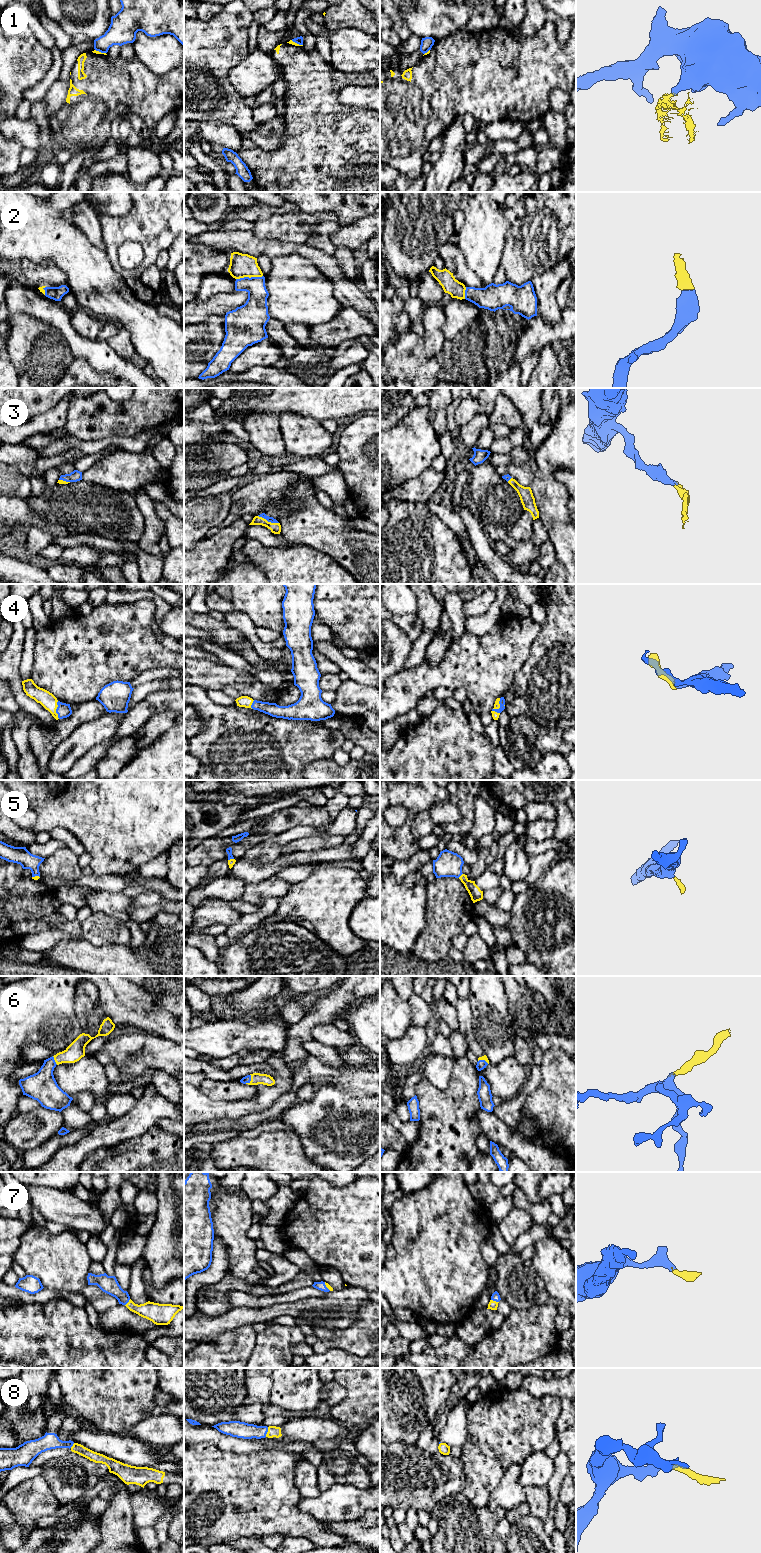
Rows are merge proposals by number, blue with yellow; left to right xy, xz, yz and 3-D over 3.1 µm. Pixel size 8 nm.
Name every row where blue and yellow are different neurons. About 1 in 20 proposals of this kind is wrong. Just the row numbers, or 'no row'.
1

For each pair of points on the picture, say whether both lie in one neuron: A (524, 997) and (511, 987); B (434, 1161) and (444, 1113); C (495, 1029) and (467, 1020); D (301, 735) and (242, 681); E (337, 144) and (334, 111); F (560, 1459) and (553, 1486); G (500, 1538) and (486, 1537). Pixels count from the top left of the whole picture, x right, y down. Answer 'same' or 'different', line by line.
A: same
B: same
C: different
D: different
E: same
F: same
G: different

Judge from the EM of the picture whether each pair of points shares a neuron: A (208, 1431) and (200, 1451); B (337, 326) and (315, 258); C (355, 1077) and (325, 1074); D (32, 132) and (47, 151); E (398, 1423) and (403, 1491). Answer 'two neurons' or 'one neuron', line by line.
A: two neurons
B: one neuron
C: one neuron
D: two neurons
E: two neurons

